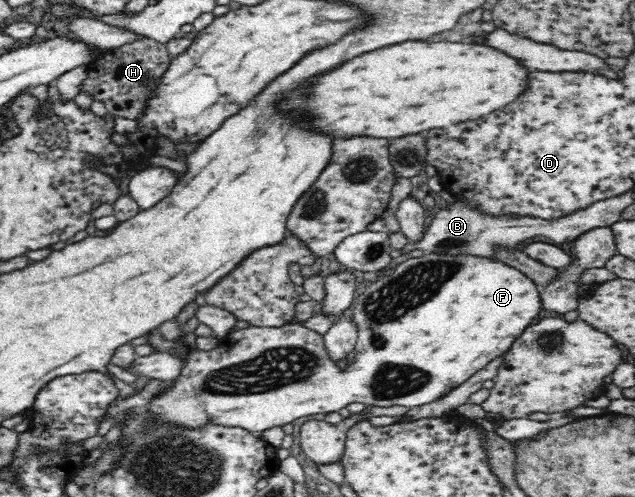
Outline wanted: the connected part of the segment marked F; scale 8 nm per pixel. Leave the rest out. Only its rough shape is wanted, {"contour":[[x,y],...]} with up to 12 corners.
{"contour":[[424,253],[358,290],[341,369],[295,323],[191,351],[151,424],[259,434],[441,401],[539,286]]}

